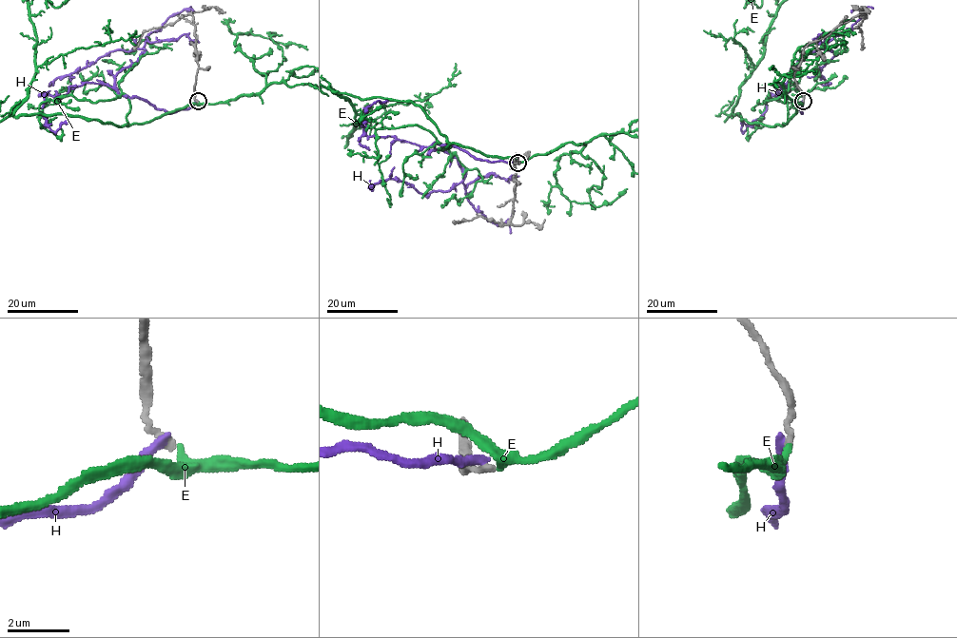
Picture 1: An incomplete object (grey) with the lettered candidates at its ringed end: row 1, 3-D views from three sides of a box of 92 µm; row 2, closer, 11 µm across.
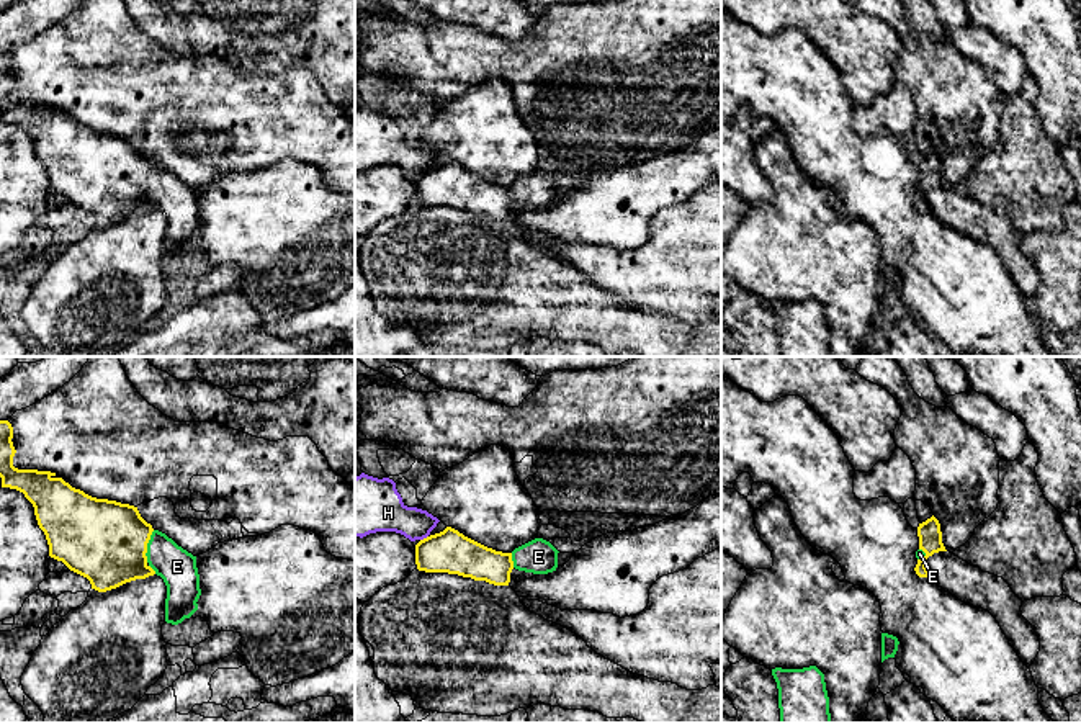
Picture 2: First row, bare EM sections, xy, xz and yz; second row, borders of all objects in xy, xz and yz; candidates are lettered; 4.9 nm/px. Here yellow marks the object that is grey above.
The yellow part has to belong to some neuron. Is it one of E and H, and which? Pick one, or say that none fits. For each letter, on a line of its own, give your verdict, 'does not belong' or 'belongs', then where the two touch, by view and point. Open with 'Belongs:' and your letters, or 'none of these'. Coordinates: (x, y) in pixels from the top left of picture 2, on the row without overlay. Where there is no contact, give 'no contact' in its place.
Belongs: E
E: belongs; meets yellow in xy at (146, 180)
H: does not belong; meets yellow in xz at (424, 172)

